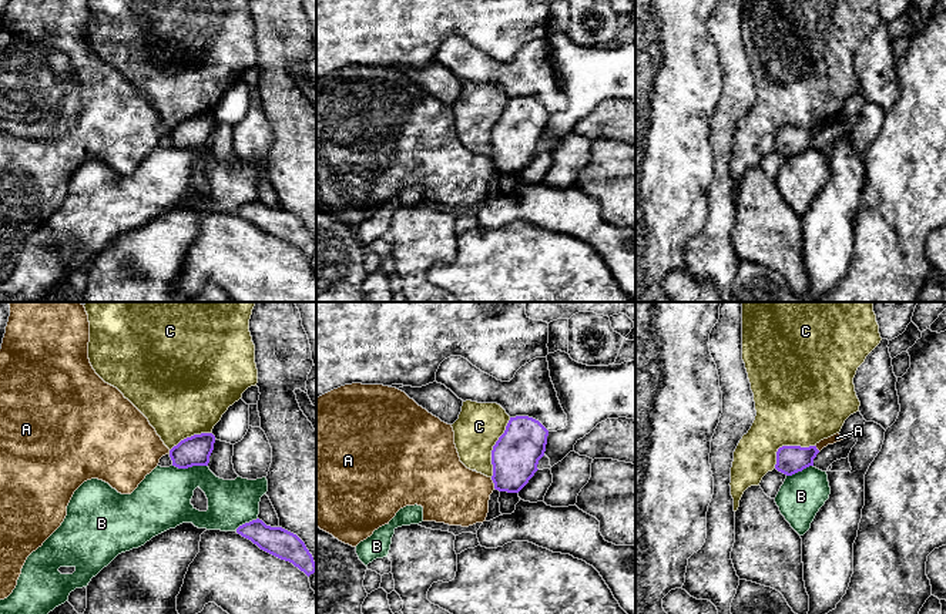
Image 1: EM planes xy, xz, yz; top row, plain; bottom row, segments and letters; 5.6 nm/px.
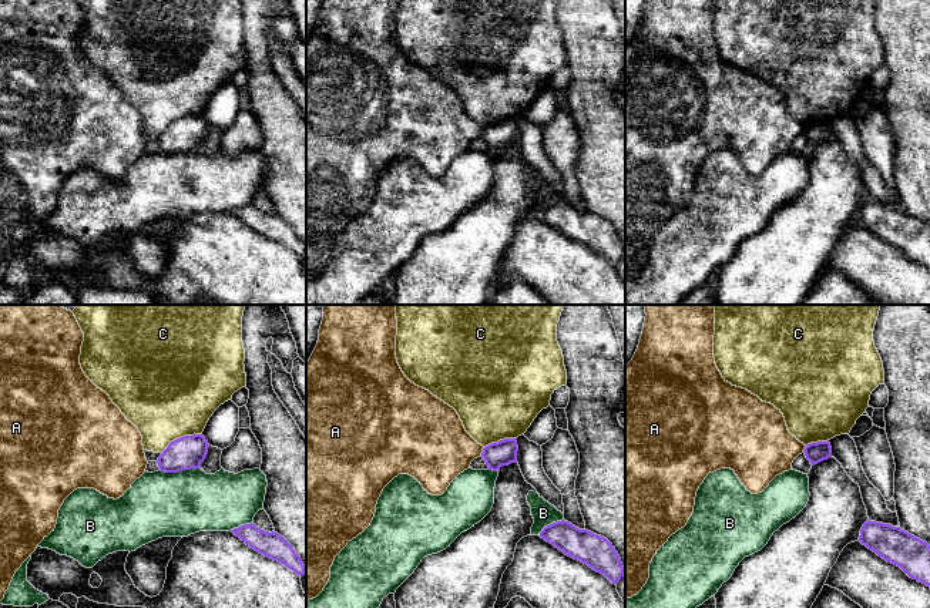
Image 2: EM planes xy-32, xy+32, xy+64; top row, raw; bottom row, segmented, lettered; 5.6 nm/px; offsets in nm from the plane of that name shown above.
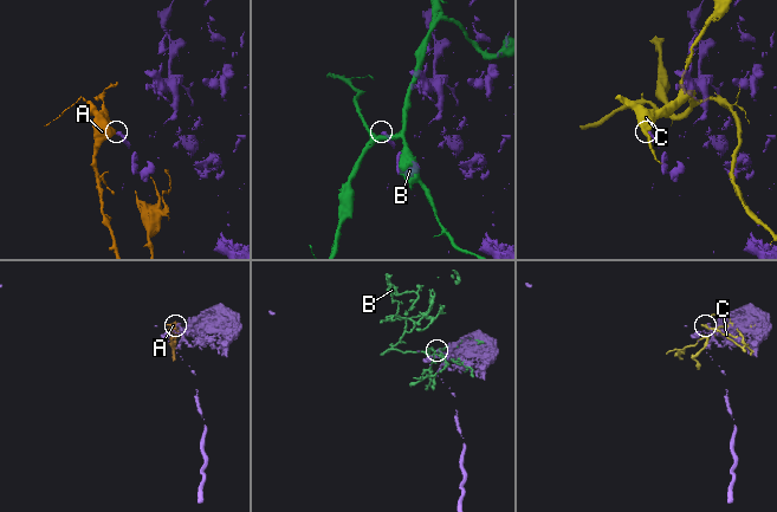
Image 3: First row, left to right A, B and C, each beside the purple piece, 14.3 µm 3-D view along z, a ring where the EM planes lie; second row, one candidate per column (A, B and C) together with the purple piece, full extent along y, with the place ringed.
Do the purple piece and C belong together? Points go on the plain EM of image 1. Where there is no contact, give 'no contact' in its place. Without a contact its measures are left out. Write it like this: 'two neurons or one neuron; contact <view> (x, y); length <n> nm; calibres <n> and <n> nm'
two neurons; contact xz (493, 128); length 360 nm; calibres 260 and 260 nm

